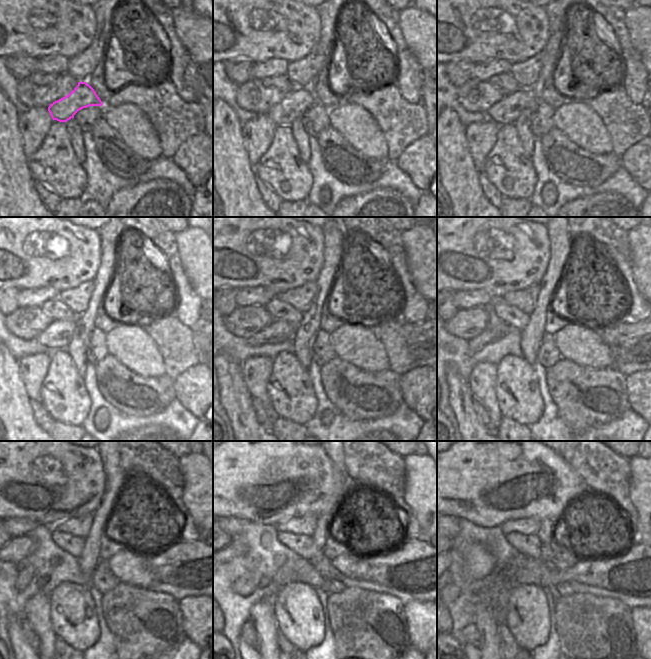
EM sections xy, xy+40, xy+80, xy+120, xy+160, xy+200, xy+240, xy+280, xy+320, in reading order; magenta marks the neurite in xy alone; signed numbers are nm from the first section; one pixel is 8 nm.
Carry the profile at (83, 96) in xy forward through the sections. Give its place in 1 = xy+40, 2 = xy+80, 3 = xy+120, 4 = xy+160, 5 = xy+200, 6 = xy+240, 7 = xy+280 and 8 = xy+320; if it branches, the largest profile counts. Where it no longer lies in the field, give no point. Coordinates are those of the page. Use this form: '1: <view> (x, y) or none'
1: xy+40 (298, 100)
2: xy+80 (506, 111)
3: xy+120 (57, 335)
4: xy+160 (277, 331)
5: xy+200 (490, 334)
6: xy+240 (25, 572)
7: xy+280 (248, 582)
8: xy+320 (457, 590)

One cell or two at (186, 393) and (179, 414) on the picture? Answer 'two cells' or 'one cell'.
two cells

